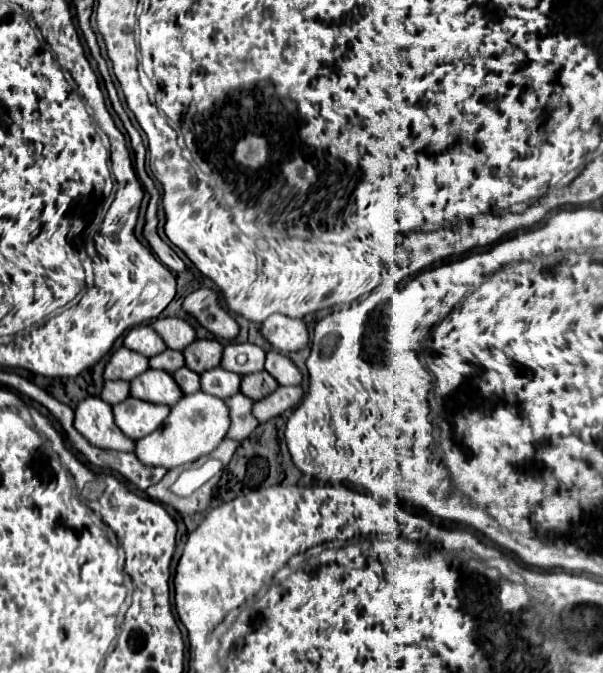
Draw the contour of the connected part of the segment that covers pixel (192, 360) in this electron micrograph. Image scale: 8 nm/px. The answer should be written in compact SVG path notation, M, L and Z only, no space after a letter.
M196 340L192 342L186 350L184 350L184 358L186 358L186 366L192 368L194 372L204 372L204 370L212 370L216 366L220 366L222 362L222 352L224 346L218 340Z

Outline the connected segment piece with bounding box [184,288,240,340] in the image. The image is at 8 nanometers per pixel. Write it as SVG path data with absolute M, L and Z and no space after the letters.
M200 288L188 294L184 300L184 310L220 340L234 340L240 332L238 322L220 306L218 294L210 288Z

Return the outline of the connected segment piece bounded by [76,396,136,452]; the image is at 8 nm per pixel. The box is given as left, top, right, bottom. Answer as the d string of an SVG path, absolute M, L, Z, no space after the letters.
M92 396L76 406L76 430L100 448L126 450L126 452L136 450L136 442L124 436L120 428L116 428L112 404L104 402L102 398Z

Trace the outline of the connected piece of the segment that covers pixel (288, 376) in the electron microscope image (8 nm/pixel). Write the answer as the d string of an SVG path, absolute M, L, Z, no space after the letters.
M270 350L266 354L264 368L278 380L278 384L300 384L302 382L300 368L286 354L282 354L278 350Z

